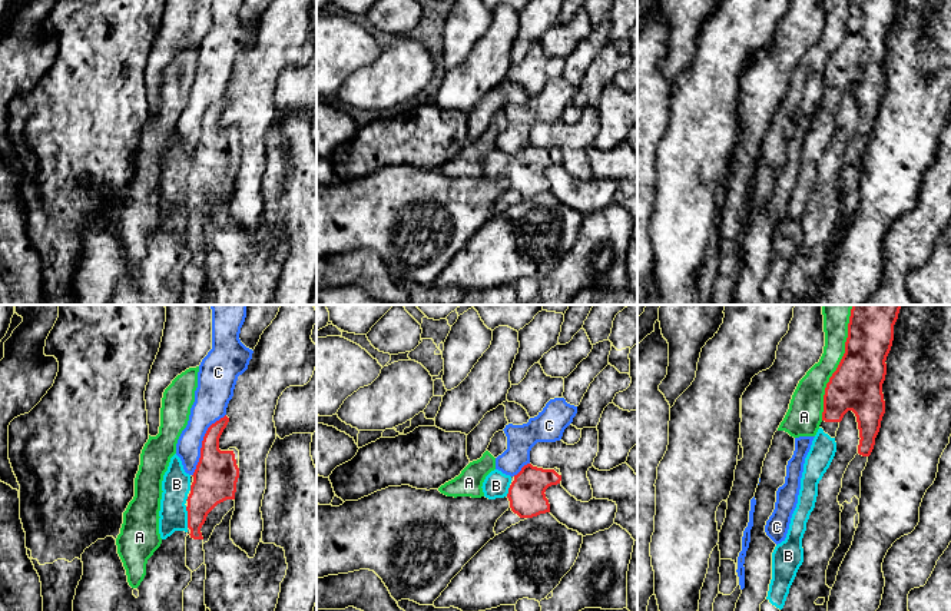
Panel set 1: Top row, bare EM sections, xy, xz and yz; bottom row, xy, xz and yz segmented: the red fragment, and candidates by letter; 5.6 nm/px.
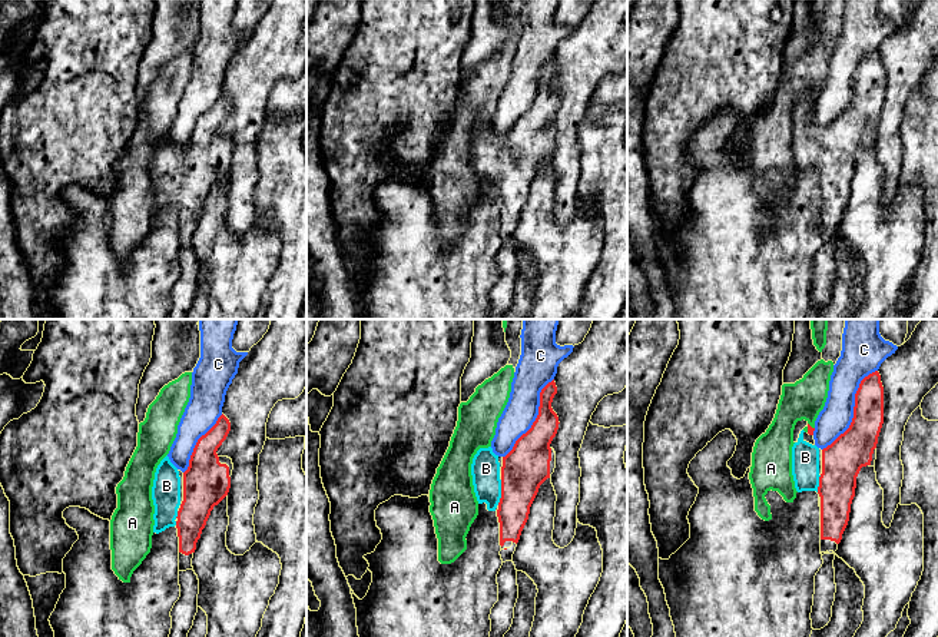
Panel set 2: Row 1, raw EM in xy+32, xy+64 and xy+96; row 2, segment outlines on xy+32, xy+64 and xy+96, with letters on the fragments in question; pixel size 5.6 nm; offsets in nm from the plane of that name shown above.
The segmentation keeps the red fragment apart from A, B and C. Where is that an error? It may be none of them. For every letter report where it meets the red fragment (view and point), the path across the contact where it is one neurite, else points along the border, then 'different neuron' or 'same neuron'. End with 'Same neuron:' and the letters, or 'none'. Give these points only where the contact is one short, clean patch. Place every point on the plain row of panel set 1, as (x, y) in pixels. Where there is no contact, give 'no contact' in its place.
A: yz (835, 50) | different neuron
B: xy (188, 196) | across xy (214, 160), (199, 185), (188, 196), (176, 185), (176, 163) | same neuron
C: xy (202, 123) | different neuron
Same neuron: B

